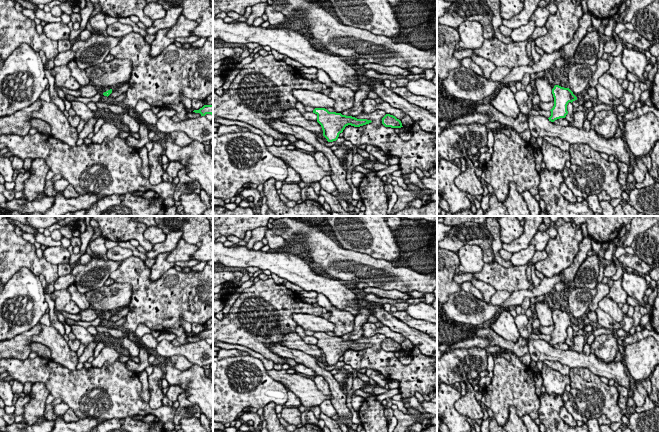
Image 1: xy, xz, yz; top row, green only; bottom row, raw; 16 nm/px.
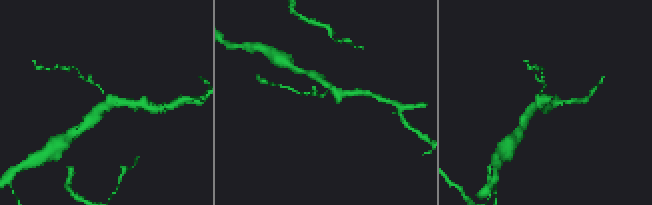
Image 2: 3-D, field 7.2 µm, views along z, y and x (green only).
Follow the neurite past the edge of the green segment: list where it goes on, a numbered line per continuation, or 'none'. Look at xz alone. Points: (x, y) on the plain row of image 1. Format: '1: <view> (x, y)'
none

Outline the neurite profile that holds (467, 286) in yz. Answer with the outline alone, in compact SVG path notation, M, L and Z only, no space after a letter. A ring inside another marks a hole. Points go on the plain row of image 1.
M466 281L460 284L462 290L467 293L471 293L474 297L483 300L483 295L480 290L478 290L471 282Z

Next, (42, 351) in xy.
M34 342L31 344L31 349L33 352L37 353L37 356L44 358L44 359L50 359L51 358L51 351L49 348L47 348L45 345Z

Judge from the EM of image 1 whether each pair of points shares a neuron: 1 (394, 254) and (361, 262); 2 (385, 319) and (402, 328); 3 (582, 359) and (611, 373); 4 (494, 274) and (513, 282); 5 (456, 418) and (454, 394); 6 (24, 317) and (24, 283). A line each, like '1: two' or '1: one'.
1: two
2: one
3: one
4: one
5: one
6: one

